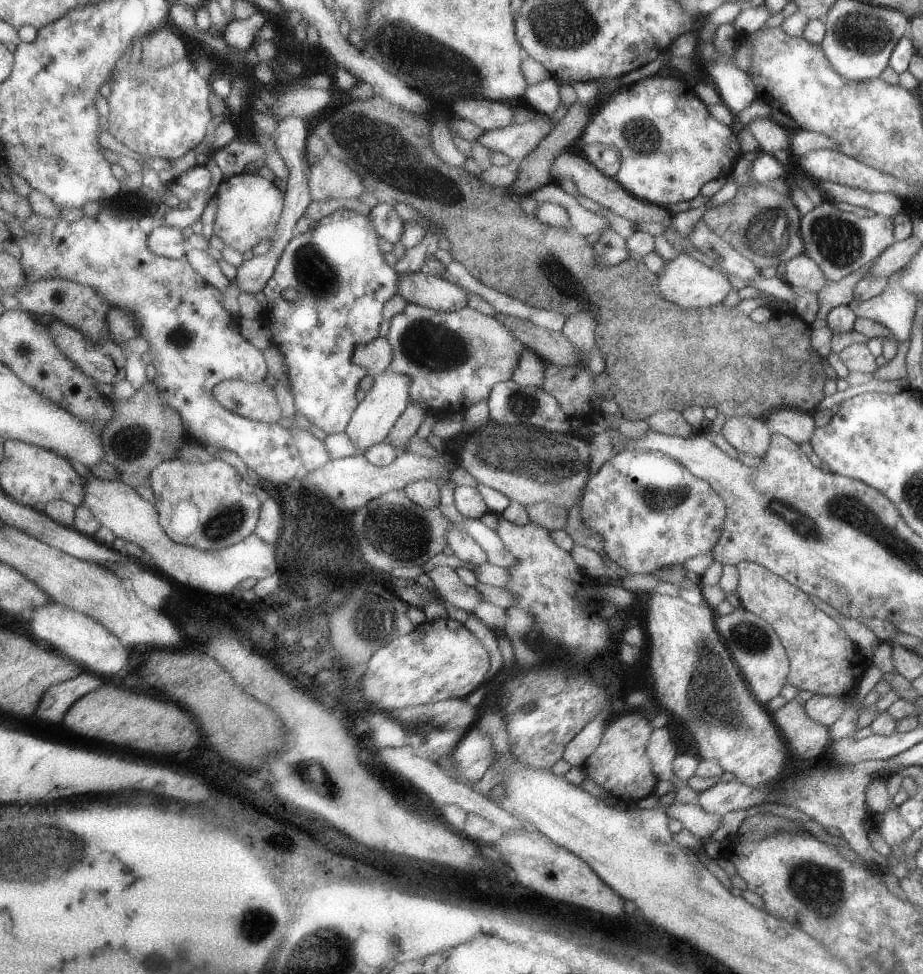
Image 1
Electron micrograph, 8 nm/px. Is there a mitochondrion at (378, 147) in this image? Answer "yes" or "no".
yes

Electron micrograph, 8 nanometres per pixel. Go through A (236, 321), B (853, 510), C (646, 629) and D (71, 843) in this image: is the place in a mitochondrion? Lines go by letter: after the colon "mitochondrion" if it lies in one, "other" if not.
A: other
B: mitochondrion
C: other
D: mitochondrion

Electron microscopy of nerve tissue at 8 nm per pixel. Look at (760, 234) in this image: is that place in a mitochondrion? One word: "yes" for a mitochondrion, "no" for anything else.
yes

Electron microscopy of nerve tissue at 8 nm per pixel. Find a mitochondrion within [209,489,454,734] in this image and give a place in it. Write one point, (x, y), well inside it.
(409, 533)

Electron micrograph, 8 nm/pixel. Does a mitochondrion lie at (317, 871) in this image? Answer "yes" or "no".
no

